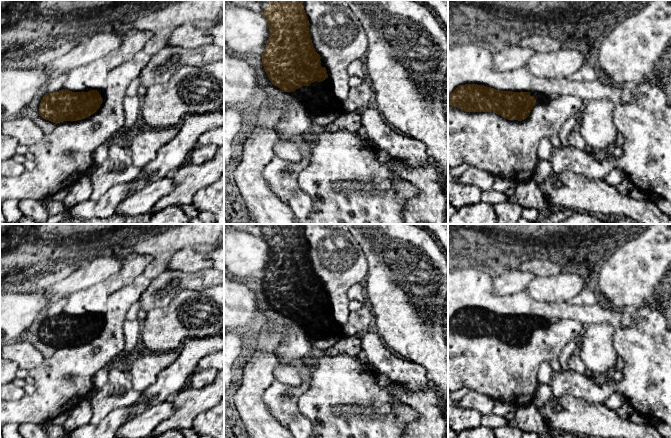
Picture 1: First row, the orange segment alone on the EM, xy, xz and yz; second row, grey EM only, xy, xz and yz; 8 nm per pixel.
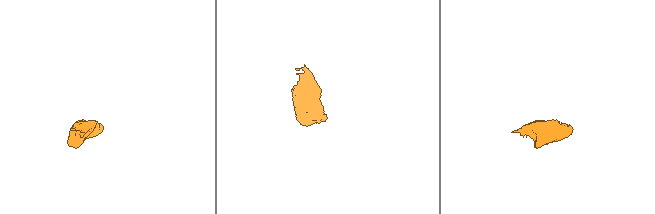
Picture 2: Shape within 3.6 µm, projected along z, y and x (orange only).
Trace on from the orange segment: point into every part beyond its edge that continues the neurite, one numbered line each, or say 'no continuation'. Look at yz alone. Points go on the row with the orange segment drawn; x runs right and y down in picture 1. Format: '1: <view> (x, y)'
1: yz (540, 98)

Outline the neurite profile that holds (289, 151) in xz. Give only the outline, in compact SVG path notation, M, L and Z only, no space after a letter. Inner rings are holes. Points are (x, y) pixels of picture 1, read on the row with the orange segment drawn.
M276 143L273 150L280 158L288 161L293 161L294 159L300 161L302 159L300 145L297 143Z

